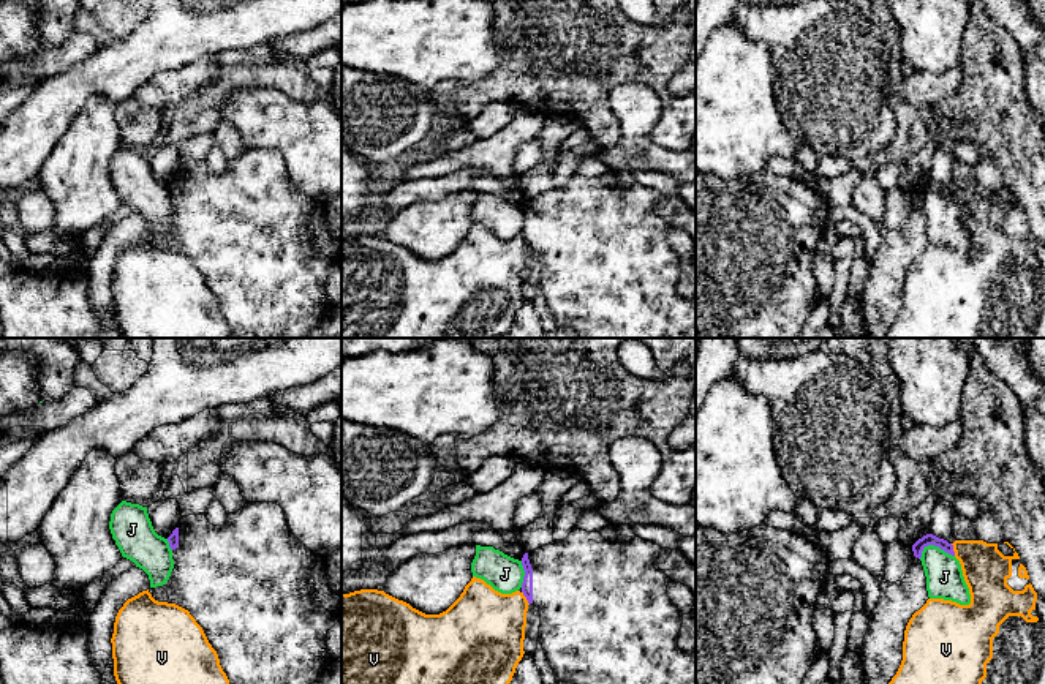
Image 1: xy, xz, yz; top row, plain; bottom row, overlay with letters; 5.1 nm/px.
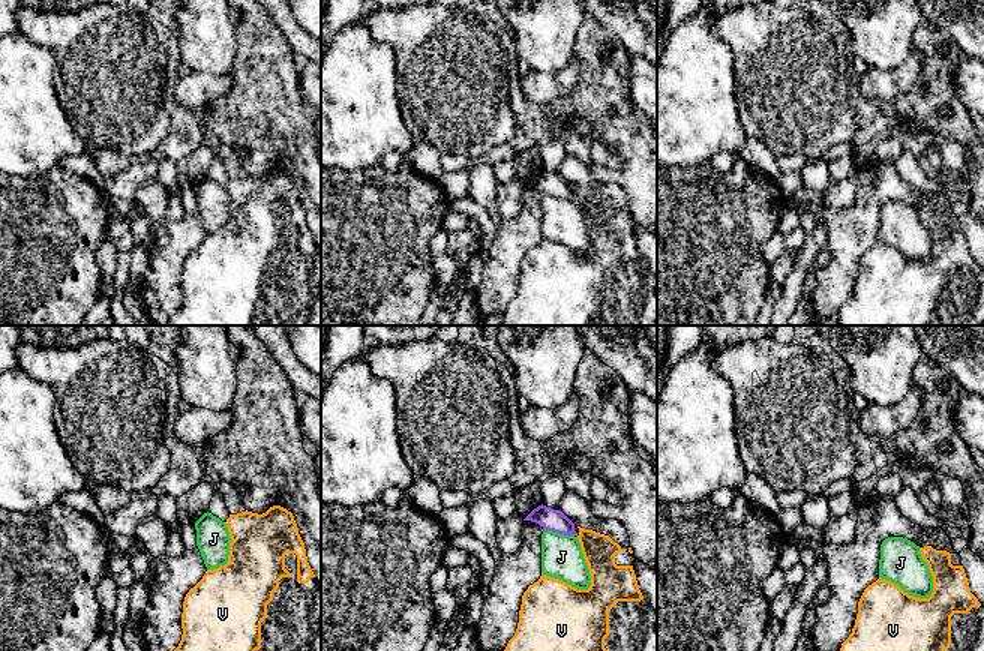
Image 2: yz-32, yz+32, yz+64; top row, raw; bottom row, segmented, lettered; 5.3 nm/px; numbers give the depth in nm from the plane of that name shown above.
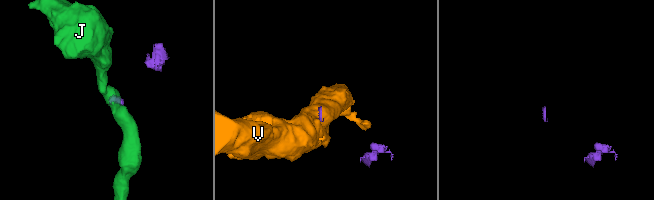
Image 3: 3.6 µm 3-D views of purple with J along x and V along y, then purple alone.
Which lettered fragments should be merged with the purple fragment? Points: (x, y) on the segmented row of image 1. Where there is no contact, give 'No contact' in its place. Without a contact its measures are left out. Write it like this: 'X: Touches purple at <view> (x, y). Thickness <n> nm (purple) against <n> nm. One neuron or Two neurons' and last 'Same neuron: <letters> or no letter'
J: Touches purple at yz (933, 544). Thickness 60 nm (purple) against 190 nm. Two neurons
V: Touches purple at xz (525, 596). Thickness 60 nm (purple) against 380 nm. Two neurons
Same neuron: no letter

